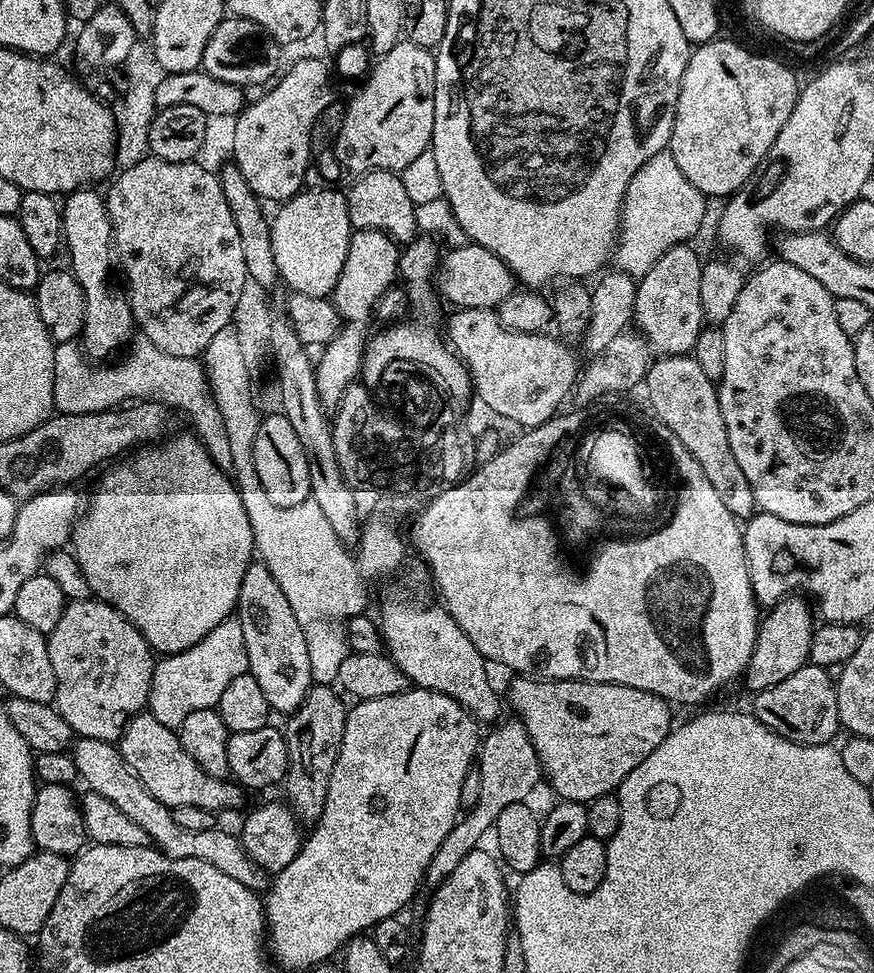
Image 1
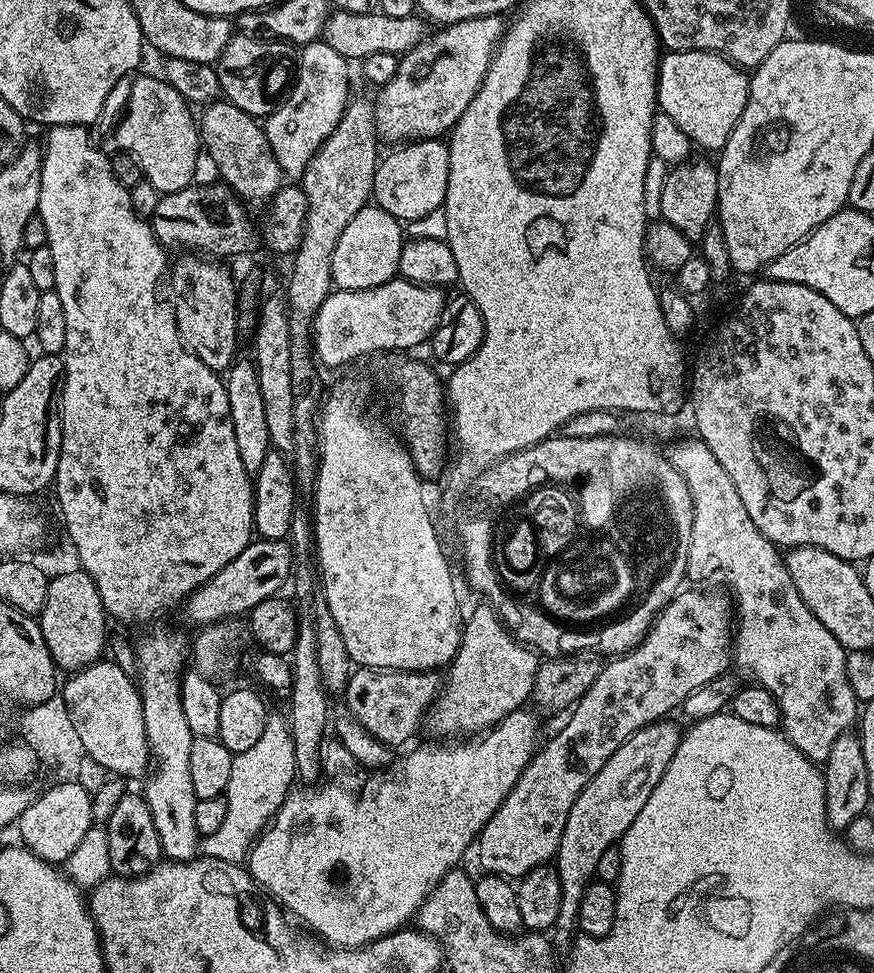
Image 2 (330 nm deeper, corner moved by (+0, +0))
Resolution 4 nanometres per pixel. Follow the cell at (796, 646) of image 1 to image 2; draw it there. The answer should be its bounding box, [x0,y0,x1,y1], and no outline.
[550,718,682,949]

